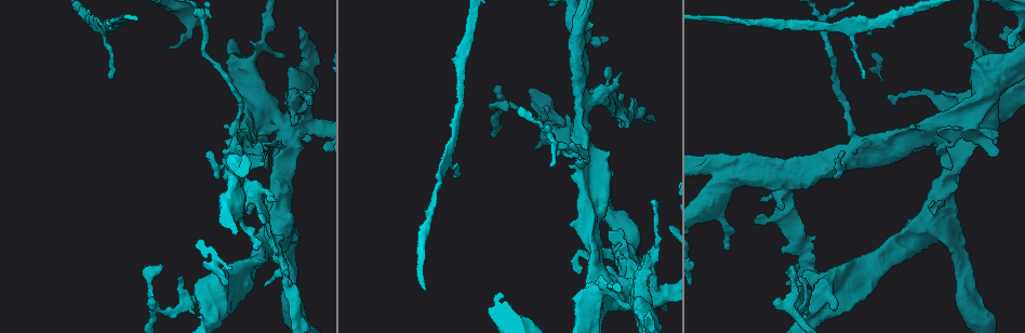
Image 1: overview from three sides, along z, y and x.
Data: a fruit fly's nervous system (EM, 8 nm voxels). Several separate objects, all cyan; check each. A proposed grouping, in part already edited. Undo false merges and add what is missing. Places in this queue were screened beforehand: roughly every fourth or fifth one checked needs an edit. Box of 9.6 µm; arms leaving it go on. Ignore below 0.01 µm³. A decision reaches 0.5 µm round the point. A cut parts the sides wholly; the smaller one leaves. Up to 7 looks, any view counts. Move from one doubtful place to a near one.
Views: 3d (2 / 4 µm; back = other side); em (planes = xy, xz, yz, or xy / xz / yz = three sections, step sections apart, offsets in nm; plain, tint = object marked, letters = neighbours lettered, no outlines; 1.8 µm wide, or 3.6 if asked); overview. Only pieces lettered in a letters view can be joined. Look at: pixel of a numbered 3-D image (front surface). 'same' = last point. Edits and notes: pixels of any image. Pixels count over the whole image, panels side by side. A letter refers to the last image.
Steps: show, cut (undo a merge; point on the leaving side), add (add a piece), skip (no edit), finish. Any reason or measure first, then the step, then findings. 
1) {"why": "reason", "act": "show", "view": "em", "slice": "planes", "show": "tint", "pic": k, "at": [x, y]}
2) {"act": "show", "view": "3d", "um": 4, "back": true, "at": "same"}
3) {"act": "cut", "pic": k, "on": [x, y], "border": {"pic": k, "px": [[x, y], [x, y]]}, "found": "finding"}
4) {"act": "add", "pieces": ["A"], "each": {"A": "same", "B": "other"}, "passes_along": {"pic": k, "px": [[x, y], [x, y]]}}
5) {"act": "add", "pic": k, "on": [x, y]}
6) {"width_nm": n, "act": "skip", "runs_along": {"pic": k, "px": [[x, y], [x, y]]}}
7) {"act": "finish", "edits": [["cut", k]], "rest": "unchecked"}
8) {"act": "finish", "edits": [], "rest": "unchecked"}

{"why": "free end", "act": "show", "view": "3d", "um": 2, "pic": 1, "at": [792, 268]}

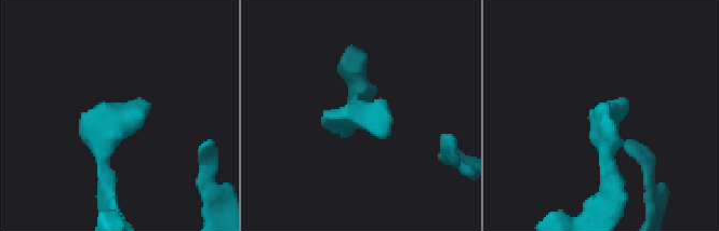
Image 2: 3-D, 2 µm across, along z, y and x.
{"act": "show", "view": "em", "slice": "yz", "step": 8, "show": "letters", "pic": 2, "at": [389, 118]}

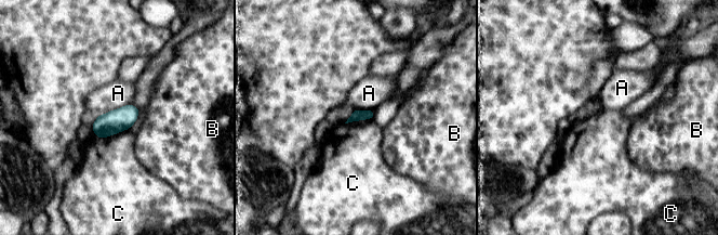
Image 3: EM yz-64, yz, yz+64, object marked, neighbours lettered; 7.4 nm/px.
{"longest_contact_nm": ["A", 280], "act": "skip", "each": {"A": "other", "B": "other", "C": "other"}, "border": {"pic": 3, "px": [[129, 128], [104, 138], [96, 136]]}, "found": "none of them fits"}

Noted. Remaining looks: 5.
{"why": "thick end", "act": "show", "view": "em", "slice": "planes", "show": "plain", "pic": 1, "at": [837, 308]}

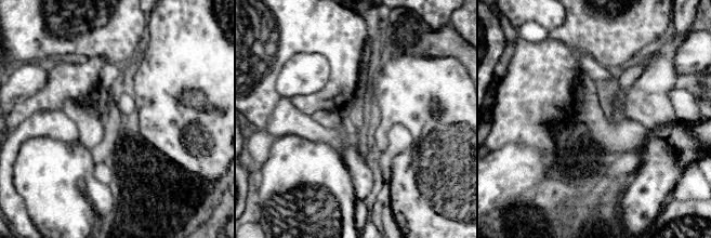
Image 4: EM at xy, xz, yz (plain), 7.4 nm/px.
{"act": "show", "view": "em", "slice": "planes", "show": "letters", "at": "same"}

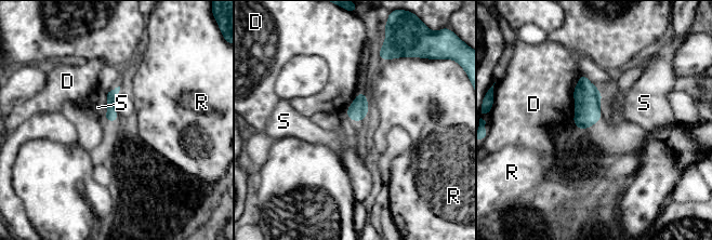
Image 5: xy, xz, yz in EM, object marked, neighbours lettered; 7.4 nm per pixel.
{"longest_contact_nm": ["D", 380], "act": "skip", "each": {"D": "other", "R": "other", "S": "other"}, "found": "none of them fits"}

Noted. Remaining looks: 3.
{"why": "branch stops here", "act": "show", "view": "em", "slice": "planes", "show": "plain", "pic": 1, "at": [864, 78]}

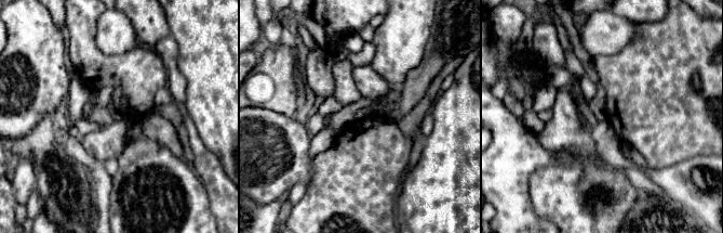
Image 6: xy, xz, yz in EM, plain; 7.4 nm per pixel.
{"why": "see the neighbours", "act": "show", "view": "em", "slice": "planes", "show": "letters", "at": "same"}

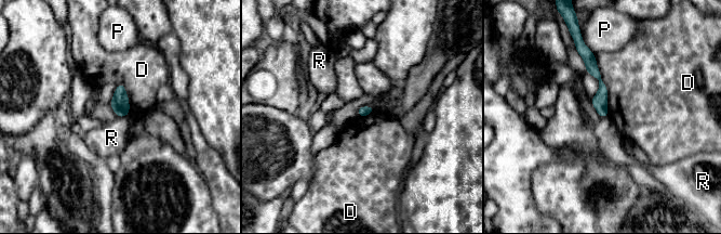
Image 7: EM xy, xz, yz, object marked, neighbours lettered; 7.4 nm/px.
{"width_nm": 80, "longest_contact_nm": ["D", 460], "act": "skip", "each": {"D": "other", "P": "other", "R": "other"}, "found": "no lettered piece goes on from it"}

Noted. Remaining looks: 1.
{"act": "finish", "edits": [], "rest": "unchecked"}

